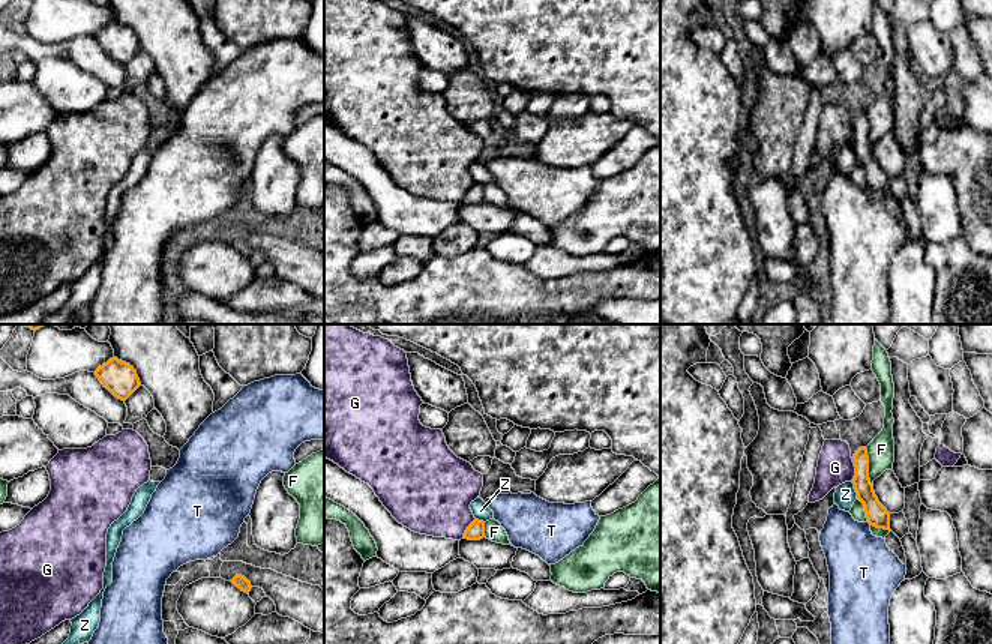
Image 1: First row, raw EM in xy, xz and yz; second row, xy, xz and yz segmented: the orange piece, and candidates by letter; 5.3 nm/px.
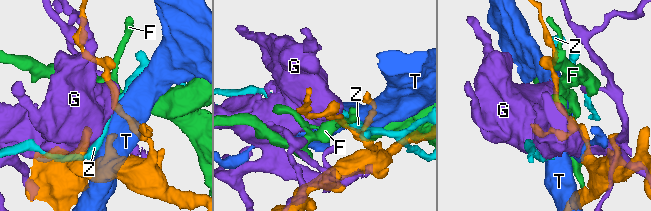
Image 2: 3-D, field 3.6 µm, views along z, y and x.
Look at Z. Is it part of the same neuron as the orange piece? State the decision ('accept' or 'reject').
reject

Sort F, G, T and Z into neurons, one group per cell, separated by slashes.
F / G / T / Z

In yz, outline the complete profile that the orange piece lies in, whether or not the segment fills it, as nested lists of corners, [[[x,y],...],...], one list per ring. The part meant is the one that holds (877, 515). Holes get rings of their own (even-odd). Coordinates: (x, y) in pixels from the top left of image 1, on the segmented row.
[[[860,447],[854,453],[855,476],[852,479],[857,498],[863,503],[867,522],[876,528],[890,530],[890,513],[875,495],[873,485],[869,479],[867,449]]]

